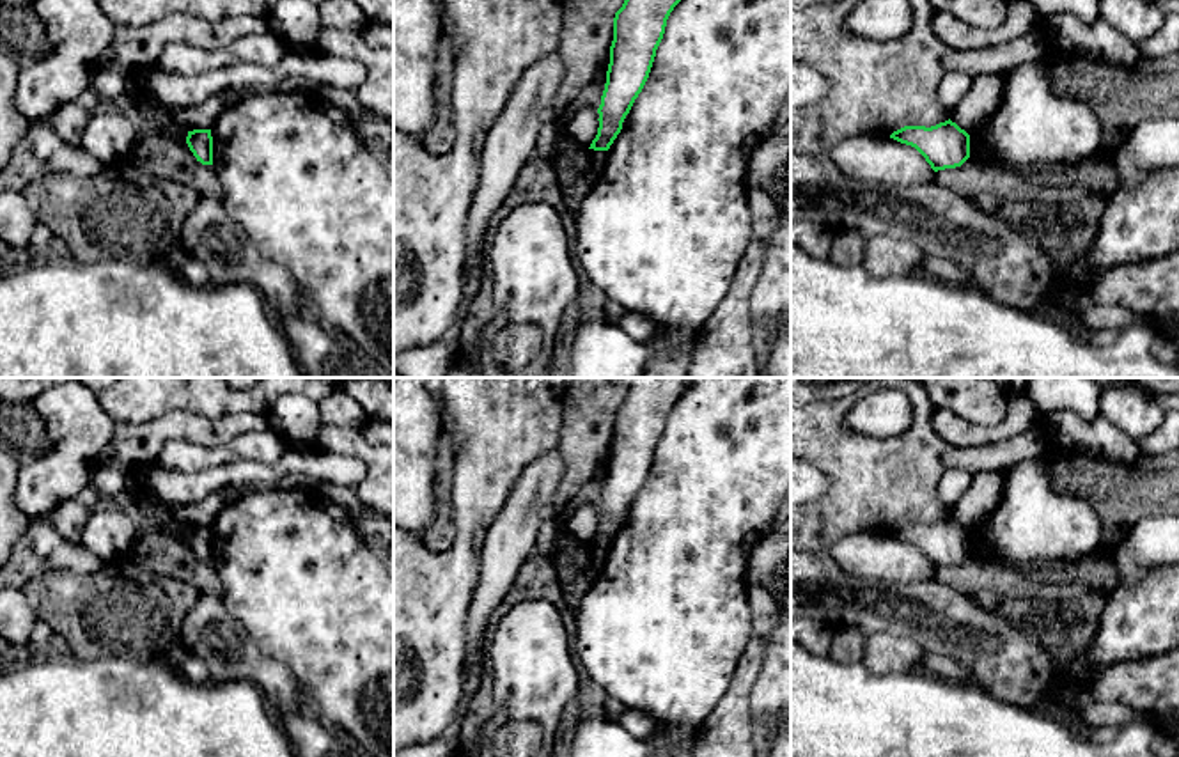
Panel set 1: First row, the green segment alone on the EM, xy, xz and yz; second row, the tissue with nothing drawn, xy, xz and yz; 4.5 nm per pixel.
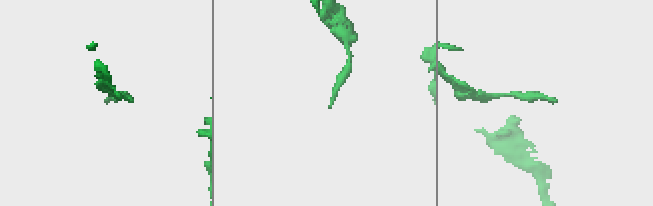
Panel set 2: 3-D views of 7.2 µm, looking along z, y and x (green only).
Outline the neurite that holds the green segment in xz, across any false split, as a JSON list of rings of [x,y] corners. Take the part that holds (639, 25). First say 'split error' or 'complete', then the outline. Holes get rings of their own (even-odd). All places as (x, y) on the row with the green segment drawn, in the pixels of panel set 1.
complete; [[[624,0],[613,18],[610,64],[601,96],[599,128],[589,149],[608,151],[642,92],[667,20],[681,0]]]

